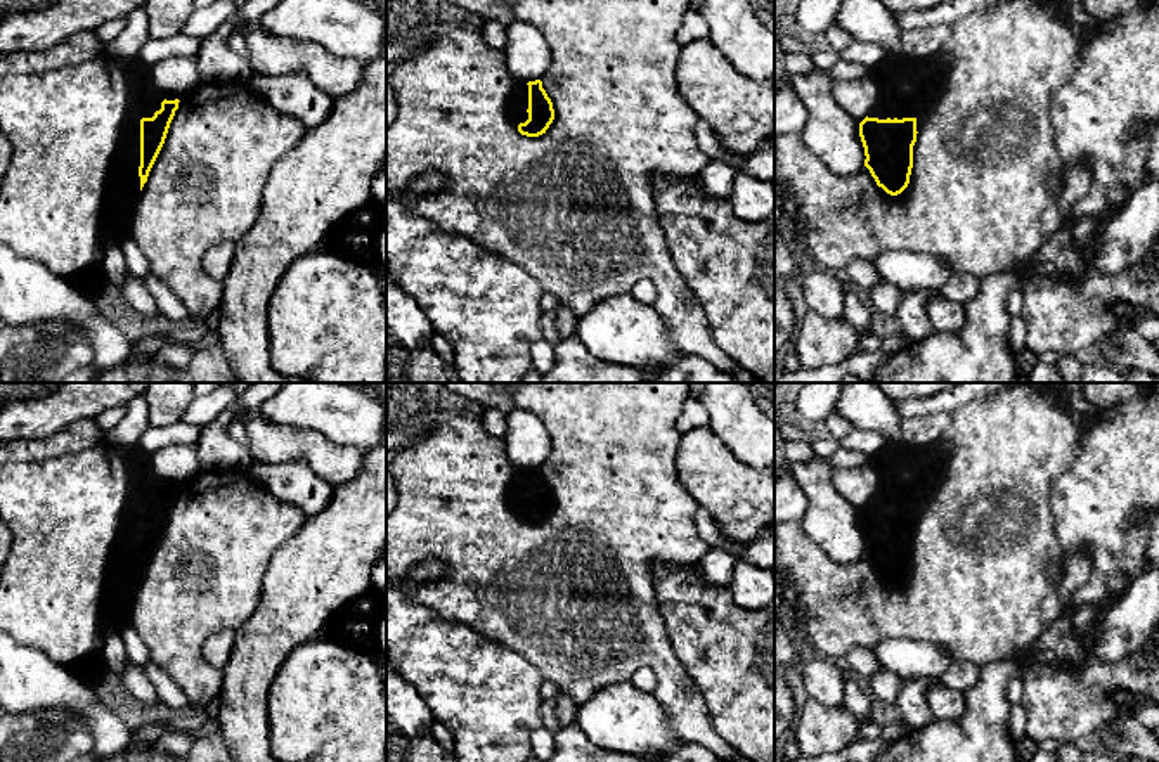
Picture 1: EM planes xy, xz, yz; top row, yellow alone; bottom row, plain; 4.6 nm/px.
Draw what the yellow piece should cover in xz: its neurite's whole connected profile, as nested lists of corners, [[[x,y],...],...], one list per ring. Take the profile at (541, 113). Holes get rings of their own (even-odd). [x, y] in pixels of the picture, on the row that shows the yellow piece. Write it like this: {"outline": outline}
{"outline": [[[541,80],[515,85],[508,99],[508,118],[521,135],[546,133],[554,119],[554,109]]]}

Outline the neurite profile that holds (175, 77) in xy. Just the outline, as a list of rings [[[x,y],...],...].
[[[170,57],[151,68],[149,83],[180,99],[201,83],[201,74],[194,57]]]

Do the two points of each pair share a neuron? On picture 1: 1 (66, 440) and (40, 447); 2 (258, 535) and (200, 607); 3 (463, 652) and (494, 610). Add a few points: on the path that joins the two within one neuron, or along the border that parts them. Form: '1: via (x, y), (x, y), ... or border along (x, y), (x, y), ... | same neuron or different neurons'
1: via (59, 444), (47, 447) | same neuron
2: via (241, 553), (205, 589) | same neuron
3: border along (439, 615), (458, 620), (513, 650) | different neurons

